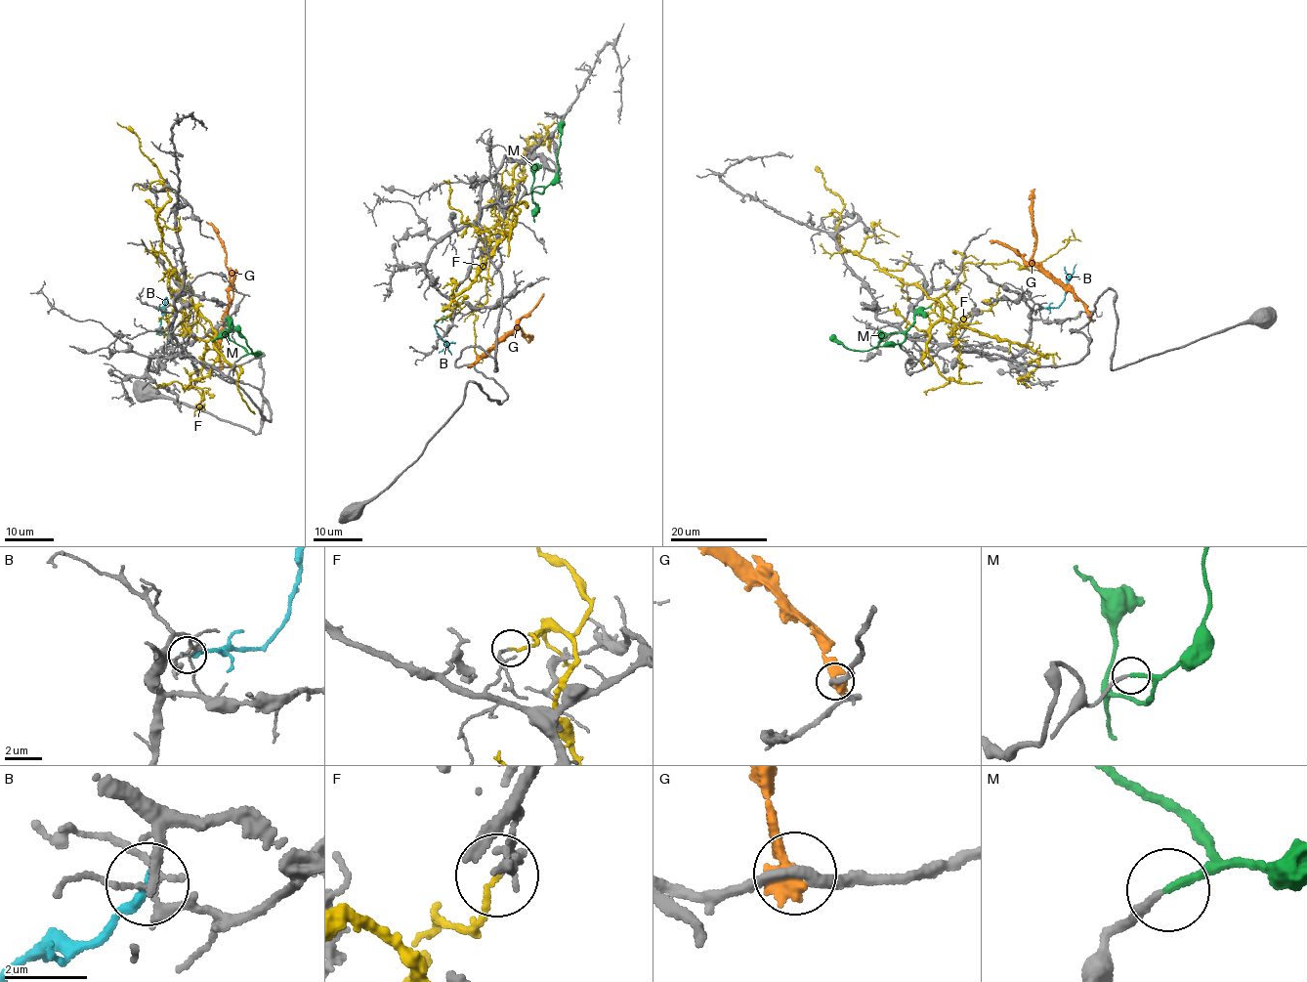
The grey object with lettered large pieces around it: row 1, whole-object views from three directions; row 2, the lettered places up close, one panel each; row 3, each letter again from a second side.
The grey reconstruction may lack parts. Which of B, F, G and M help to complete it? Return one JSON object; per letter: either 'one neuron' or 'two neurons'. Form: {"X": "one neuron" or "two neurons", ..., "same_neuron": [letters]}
{"B": "two neurons", "F": "two neurons", "G": "two neurons", "M": "one neuron", "same_neuron": ["M"]}

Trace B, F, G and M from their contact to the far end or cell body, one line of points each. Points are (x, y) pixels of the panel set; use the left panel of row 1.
B: (175, 334), (157, 332), (166, 296)
F: (173, 189), (163, 184), (156, 219), (189, 305), (167, 284), (171, 270), (177, 293), (187, 266)
G: (222, 365), (216, 341), (232, 296), (224, 240), (206, 222)
M: (241, 357), (257, 353), (251, 352), (235, 326)

